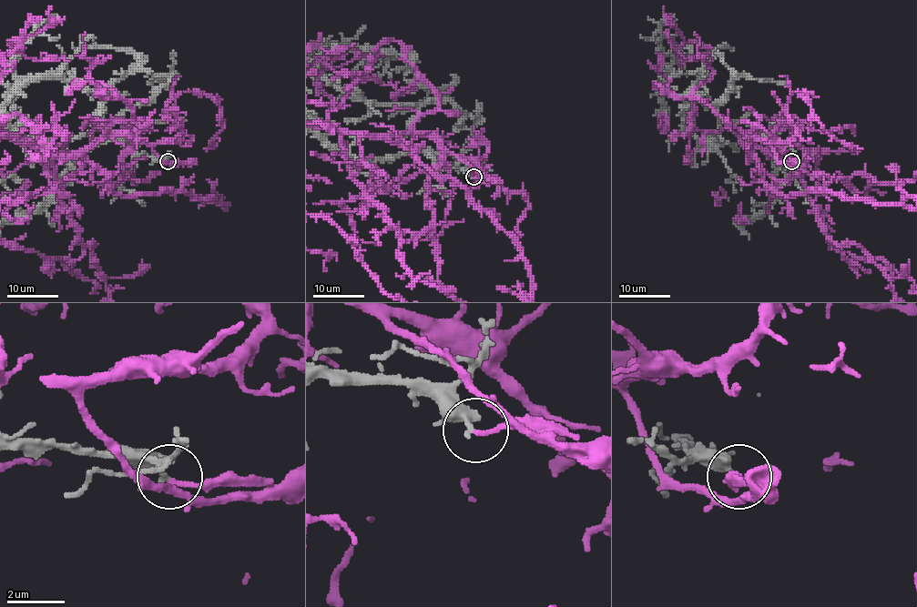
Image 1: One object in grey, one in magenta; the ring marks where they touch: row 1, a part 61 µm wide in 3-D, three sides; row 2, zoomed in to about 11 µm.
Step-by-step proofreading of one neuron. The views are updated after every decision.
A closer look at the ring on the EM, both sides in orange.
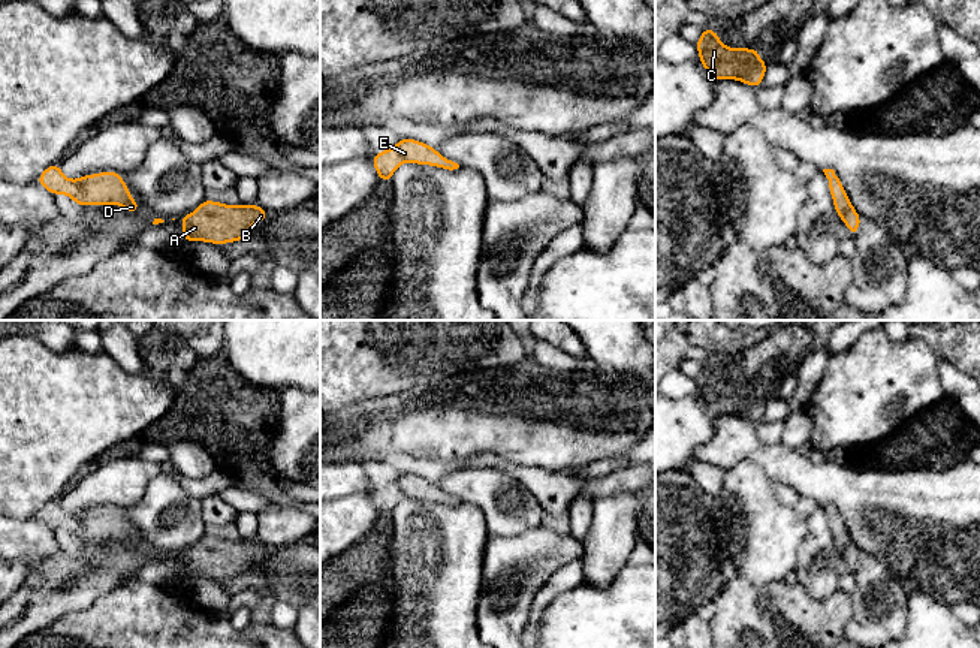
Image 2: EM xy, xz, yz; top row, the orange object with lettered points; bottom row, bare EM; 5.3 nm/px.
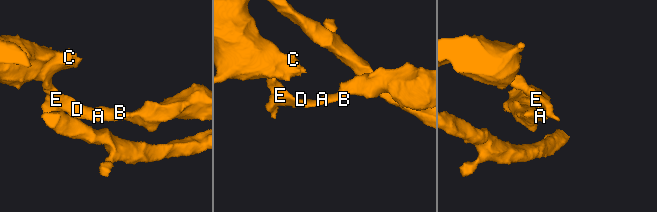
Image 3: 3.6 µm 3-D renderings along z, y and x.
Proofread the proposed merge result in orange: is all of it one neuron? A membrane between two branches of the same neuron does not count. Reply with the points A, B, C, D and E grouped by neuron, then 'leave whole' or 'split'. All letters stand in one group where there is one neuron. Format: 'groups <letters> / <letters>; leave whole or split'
groups A B D / C E; split

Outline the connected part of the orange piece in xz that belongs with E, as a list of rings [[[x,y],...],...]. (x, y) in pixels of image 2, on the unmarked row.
[[[401,473],[395,482],[373,491],[382,518],[389,518],[396,503],[405,497],[441,503],[447,494],[425,477],[408,473]]]

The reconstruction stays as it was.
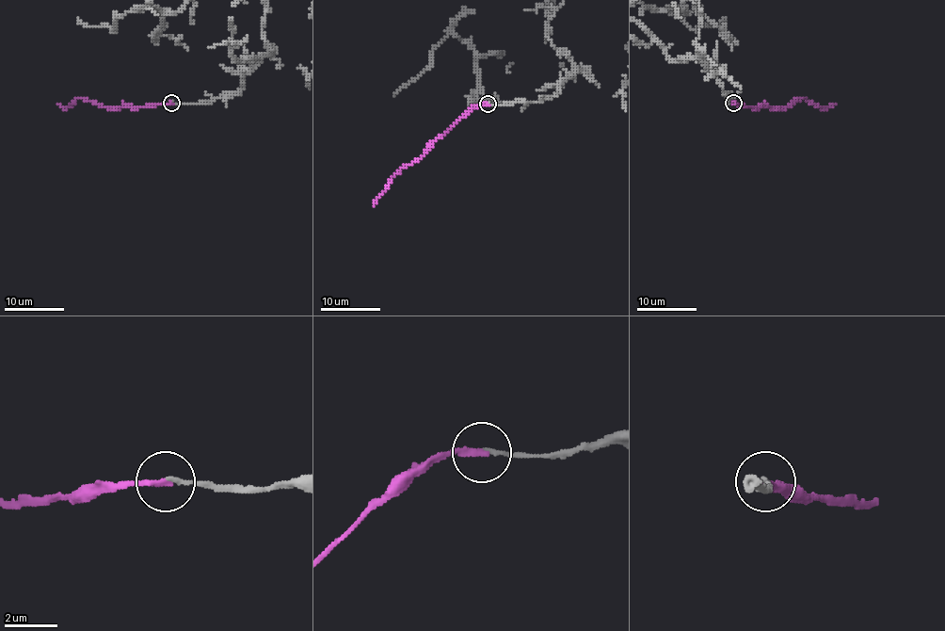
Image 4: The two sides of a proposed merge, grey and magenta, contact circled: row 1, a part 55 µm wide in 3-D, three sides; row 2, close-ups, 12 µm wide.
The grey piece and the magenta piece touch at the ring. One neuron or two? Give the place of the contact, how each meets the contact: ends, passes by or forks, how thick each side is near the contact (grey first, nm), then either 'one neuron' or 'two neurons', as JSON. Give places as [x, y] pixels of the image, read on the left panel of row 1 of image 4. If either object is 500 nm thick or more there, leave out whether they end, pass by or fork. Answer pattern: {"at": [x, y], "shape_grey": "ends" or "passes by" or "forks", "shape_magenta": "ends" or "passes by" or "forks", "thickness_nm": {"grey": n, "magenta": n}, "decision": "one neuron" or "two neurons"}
{"at": [171, 103], "shape_grey": "ends", "shape_magenta": "ends", "thickness_nm": {"grey": 150, "magenta": 220}, "decision": "one neuron"}

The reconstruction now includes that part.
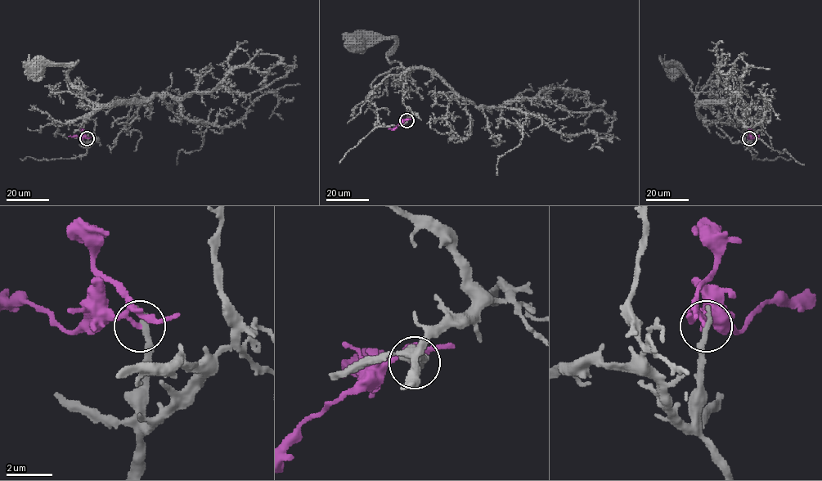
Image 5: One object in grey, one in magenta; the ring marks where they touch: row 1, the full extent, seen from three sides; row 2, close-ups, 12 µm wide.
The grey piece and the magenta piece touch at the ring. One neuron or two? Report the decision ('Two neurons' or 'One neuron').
Two neurons

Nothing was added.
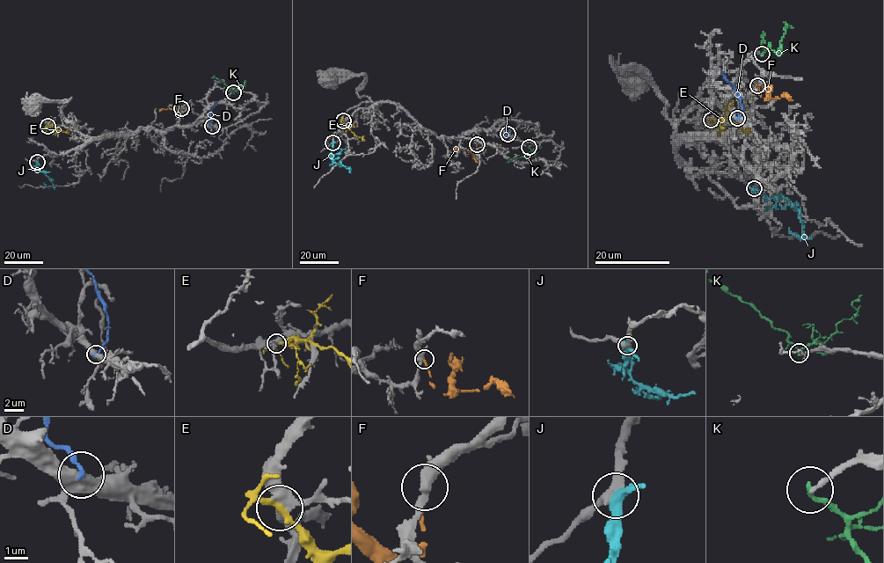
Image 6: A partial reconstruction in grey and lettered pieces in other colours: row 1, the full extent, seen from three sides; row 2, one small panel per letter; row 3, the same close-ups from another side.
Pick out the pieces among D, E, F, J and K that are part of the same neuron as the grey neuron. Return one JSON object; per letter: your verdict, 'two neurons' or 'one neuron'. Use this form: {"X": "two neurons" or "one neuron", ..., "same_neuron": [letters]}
{"D": "two neurons", "E": "two neurons", "F": "two neurons", "J": "two neurons", "K": "two neurons", "same_neuron": []}

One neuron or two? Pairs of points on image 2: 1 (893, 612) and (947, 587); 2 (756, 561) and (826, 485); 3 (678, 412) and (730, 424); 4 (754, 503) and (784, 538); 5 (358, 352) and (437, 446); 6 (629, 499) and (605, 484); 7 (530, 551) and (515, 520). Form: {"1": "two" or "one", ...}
{"1": "two", "2": "two", "3": "two", "4": "one", "5": "two", "6": "two", "7": "two"}

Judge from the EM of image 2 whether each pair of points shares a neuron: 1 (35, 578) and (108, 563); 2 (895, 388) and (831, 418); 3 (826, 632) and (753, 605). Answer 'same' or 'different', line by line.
1: different
2: same
3: same

